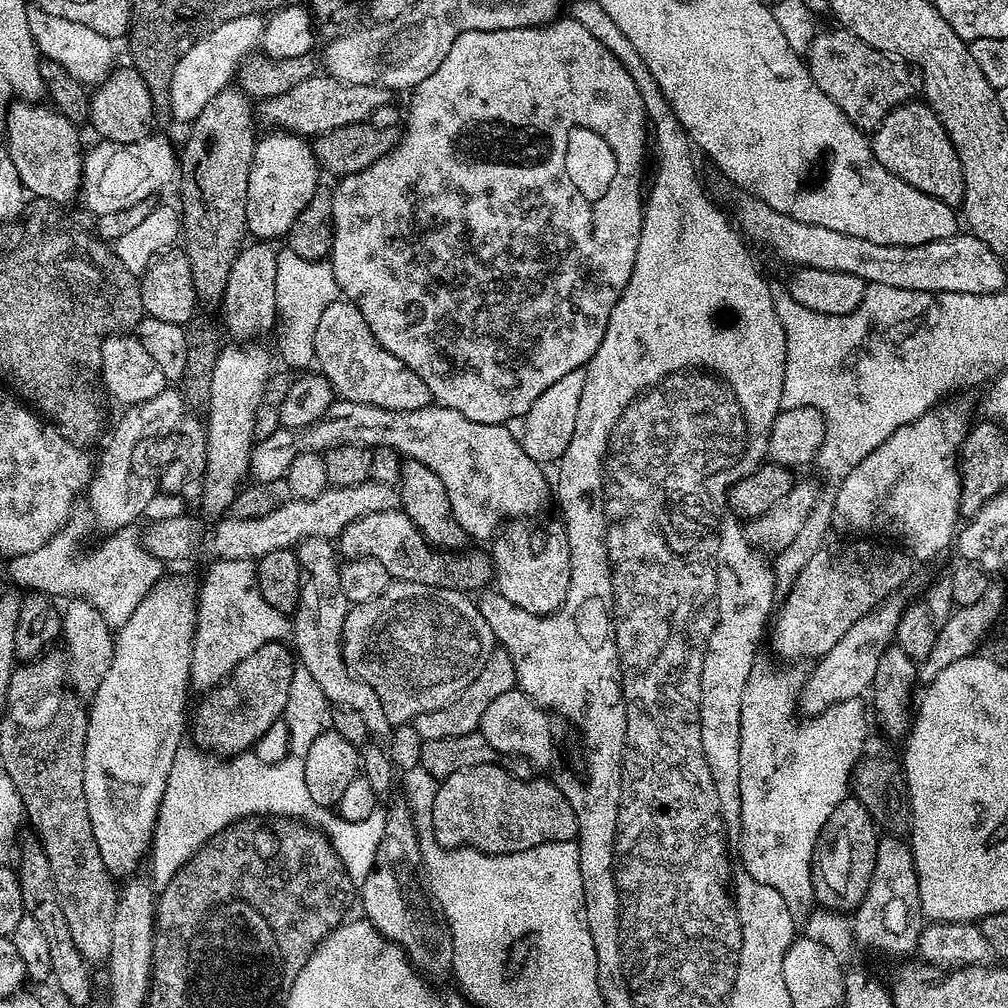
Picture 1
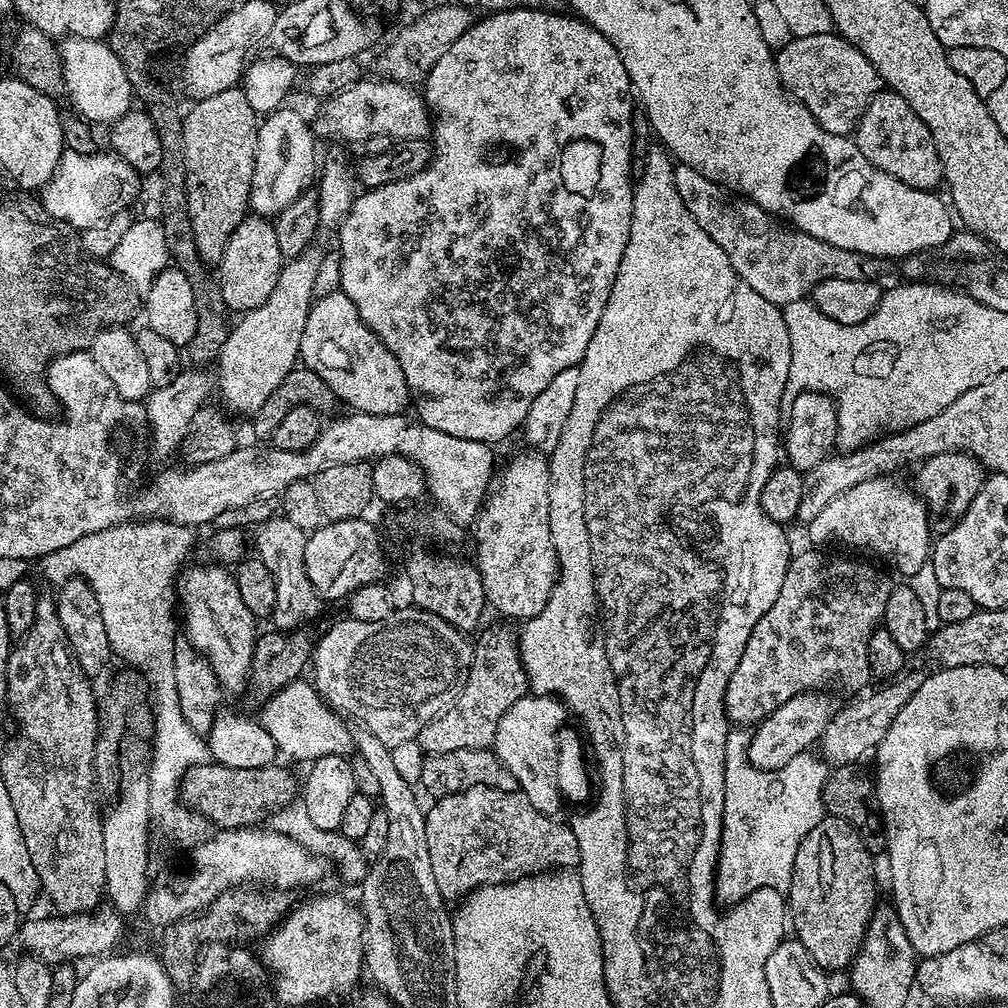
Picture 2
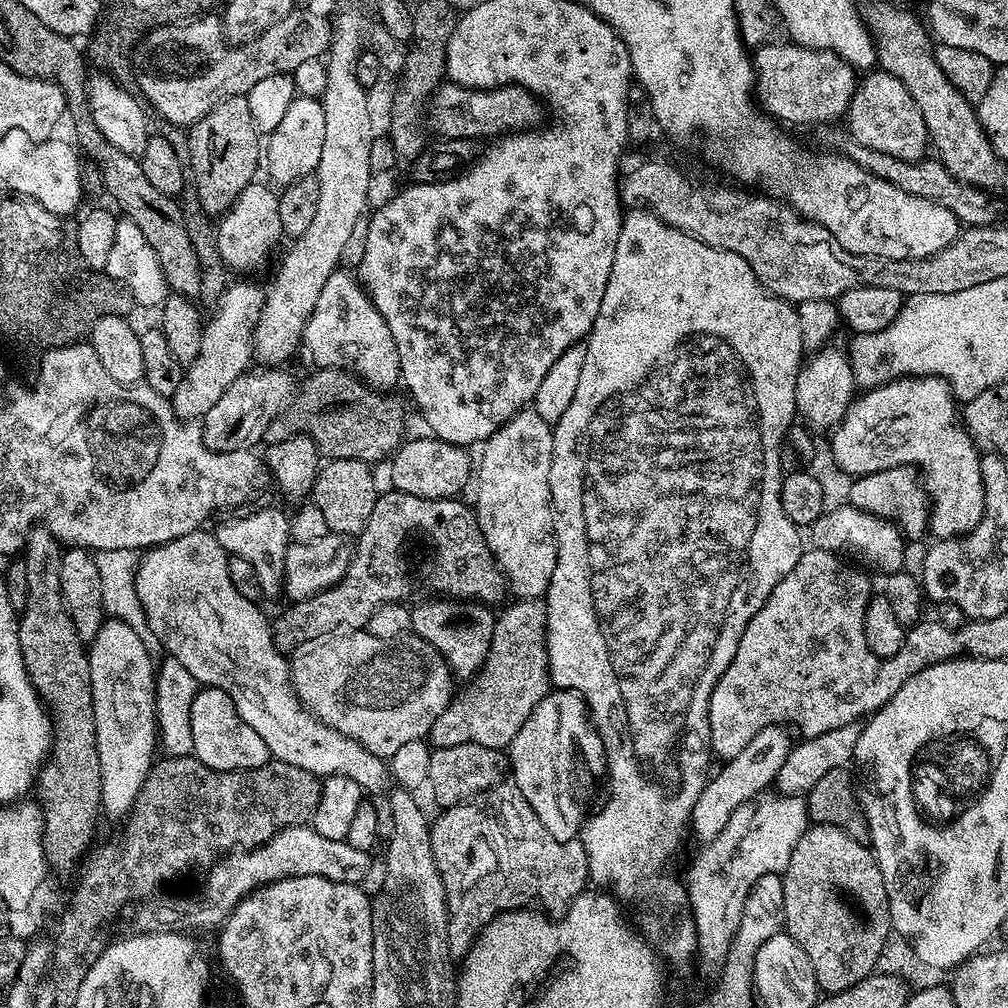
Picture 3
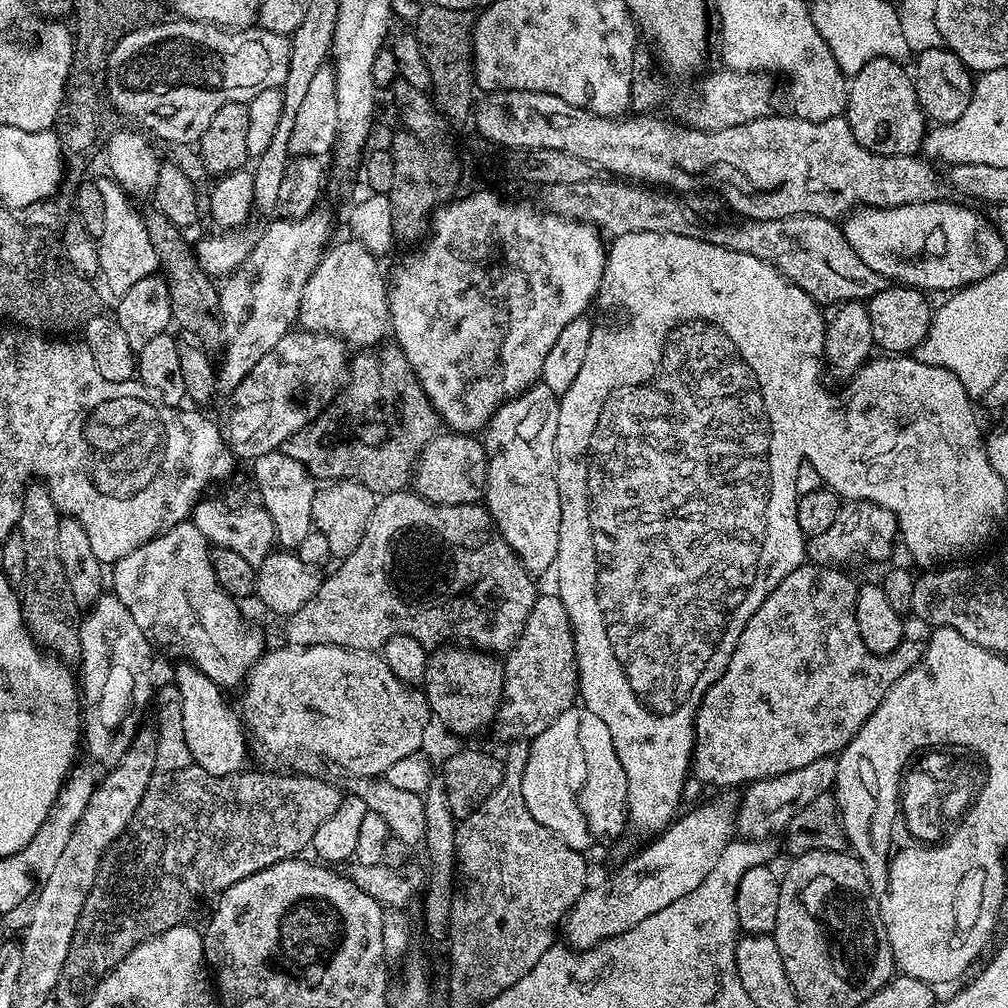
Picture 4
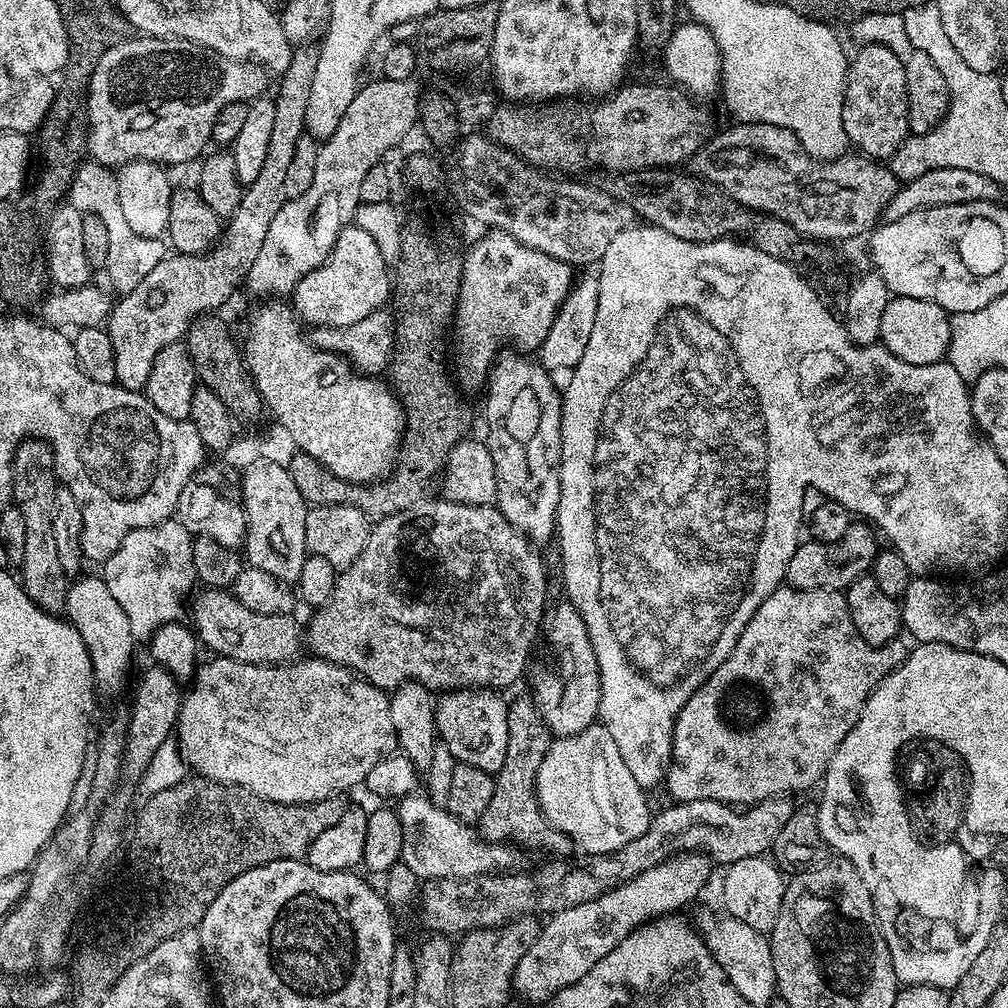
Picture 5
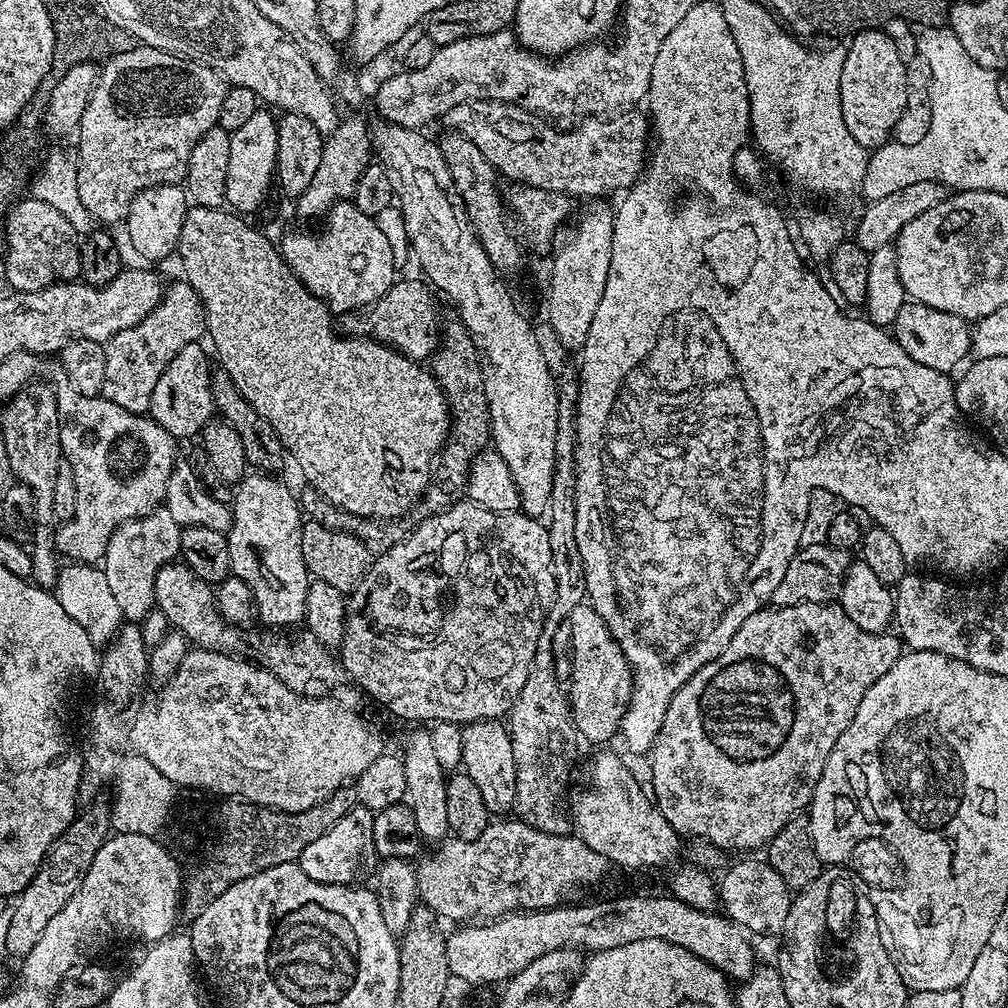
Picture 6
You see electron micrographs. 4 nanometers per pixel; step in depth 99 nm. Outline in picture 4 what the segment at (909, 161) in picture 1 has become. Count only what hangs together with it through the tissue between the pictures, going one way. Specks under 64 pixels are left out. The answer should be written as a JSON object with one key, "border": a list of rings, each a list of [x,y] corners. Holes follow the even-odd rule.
{"border":[[[886,57],[874,58],[867,62],[862,70],[851,77],[848,86],[848,106],[846,119],[854,138],[865,148],[879,156],[914,156],[921,151],[926,135],[926,117],[920,109],[916,97],[916,86],[913,77],[903,68],[904,64],[888,60]]]}

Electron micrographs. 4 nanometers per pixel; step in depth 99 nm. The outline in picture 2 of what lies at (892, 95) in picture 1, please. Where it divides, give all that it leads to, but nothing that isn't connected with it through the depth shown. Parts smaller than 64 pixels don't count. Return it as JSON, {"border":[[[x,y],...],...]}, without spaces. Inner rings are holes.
{"border":[[[828,31],[820,34],[810,34],[809,37],[797,36],[788,45],[775,53],[776,74],[781,84],[790,93],[793,101],[799,102],[806,109],[809,117],[815,120],[819,127],[830,130],[832,136],[851,137],[856,127],[860,125],[868,103],[881,91],[882,81],[878,70],[868,61],[866,54],[858,50],[849,40]]]}

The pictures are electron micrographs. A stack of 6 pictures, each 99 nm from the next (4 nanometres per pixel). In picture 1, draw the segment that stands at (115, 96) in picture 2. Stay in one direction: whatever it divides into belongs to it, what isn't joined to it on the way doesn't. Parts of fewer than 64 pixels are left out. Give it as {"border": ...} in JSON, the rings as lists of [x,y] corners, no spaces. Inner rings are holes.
{"border":[[[32,6],[28,9],[28,25],[30,26],[30,34],[41,53],[45,57],[59,62],[69,74],[72,74],[82,84],[98,86],[117,67],[116,48],[112,45],[115,44],[113,37],[98,34],[94,30],[90,30],[90,26],[82,26],[82,22],[70,22],[66,18],[58,18],[54,14],[46,14],[46,10]]]}

